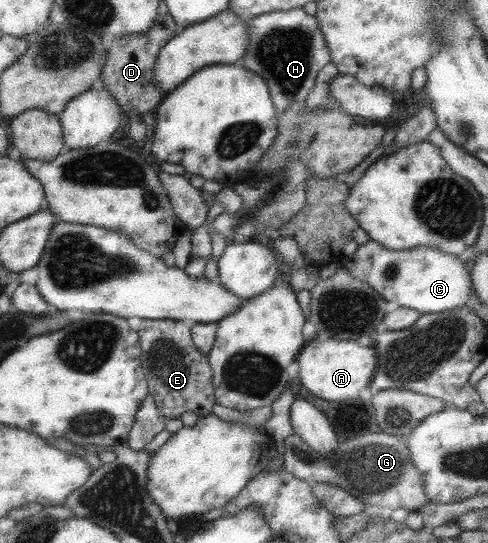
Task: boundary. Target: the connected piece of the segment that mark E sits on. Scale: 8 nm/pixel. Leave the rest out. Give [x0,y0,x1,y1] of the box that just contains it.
[138,320,216,420]

